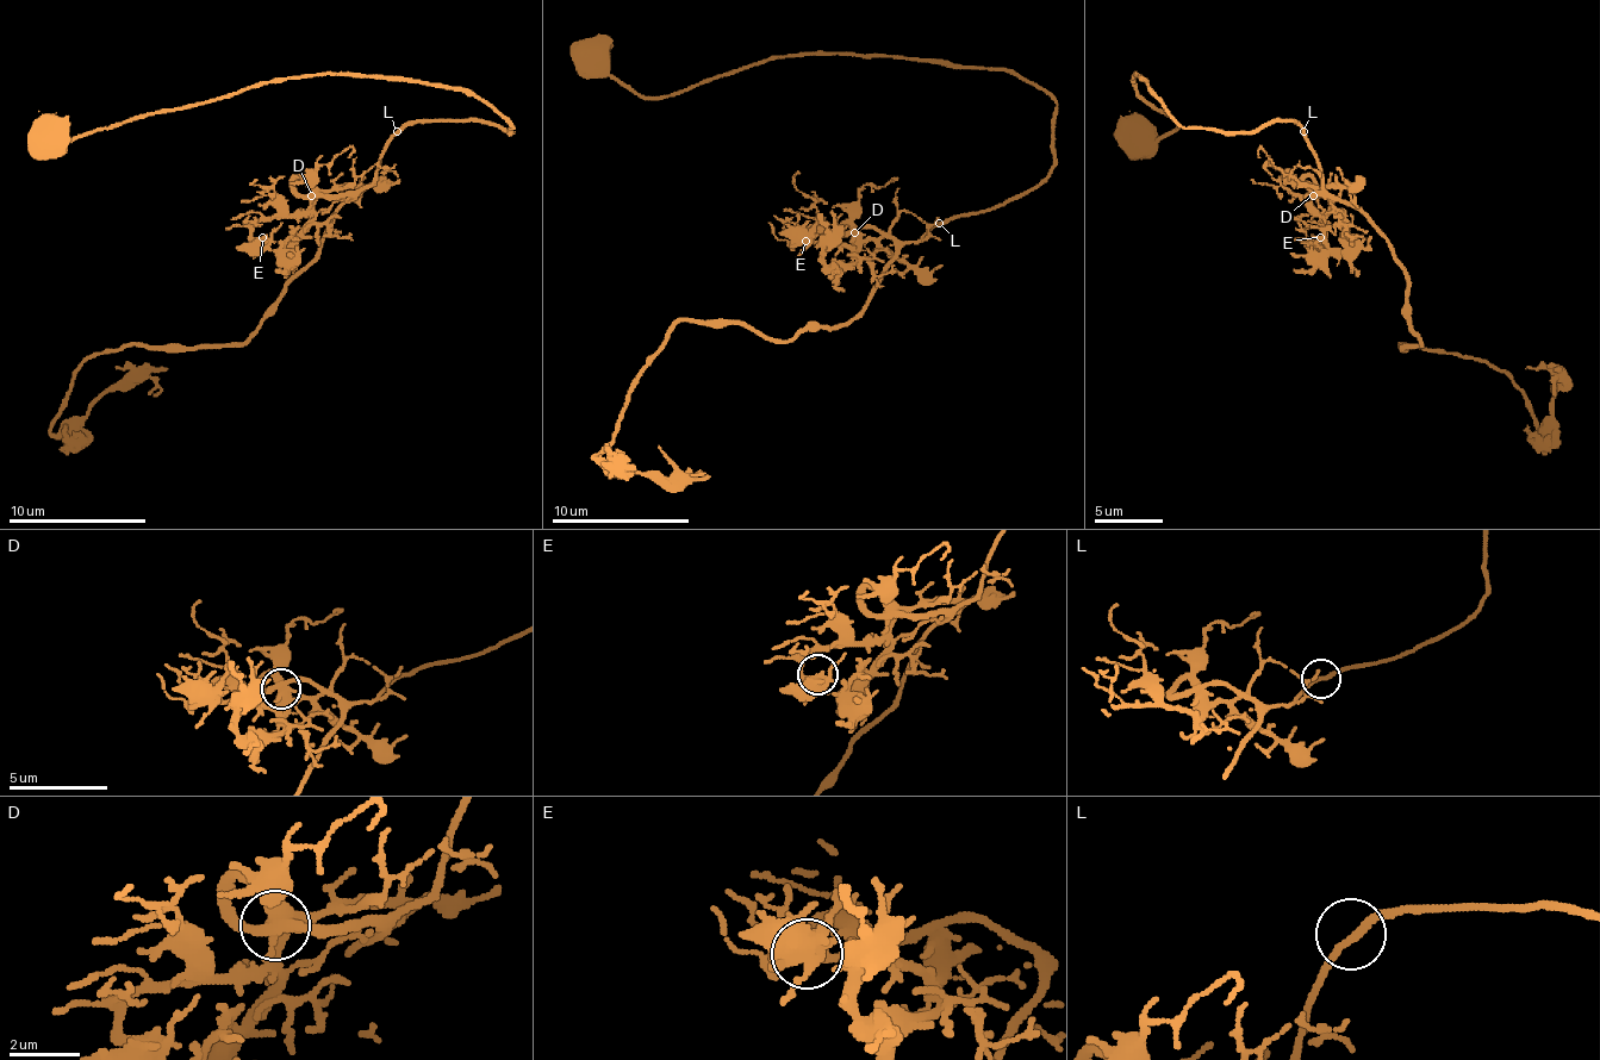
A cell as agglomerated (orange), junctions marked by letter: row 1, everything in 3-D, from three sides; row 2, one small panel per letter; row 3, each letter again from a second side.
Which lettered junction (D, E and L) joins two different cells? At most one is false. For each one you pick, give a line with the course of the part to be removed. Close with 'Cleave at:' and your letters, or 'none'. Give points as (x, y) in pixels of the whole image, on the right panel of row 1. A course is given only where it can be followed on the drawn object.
Cleave at: none

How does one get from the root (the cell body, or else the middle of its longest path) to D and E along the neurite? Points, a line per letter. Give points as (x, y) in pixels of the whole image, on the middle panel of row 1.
D: (942, 223), (922, 241), (891, 241), (853, 234)
E: (942, 223), (922, 241), (871, 237), (860, 248), (833, 244), (819, 234), (813, 234), (805, 241)

